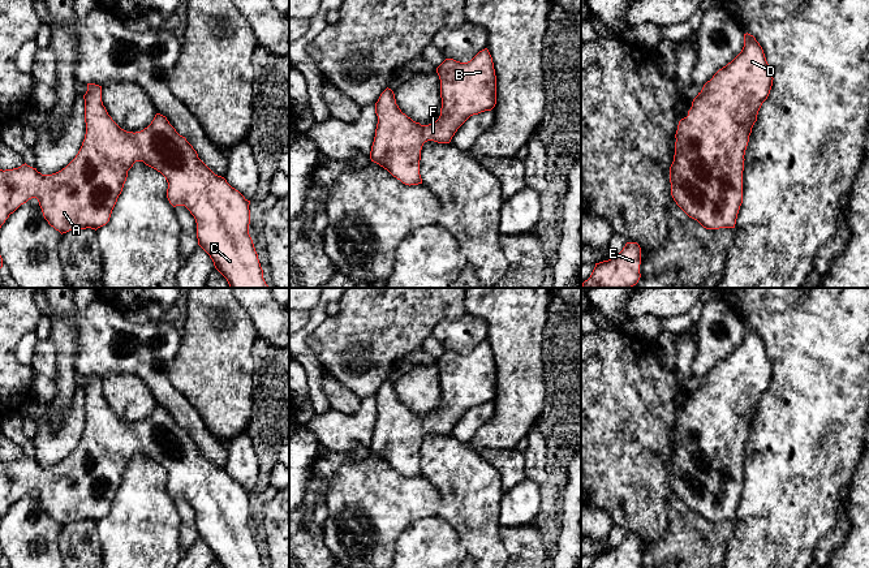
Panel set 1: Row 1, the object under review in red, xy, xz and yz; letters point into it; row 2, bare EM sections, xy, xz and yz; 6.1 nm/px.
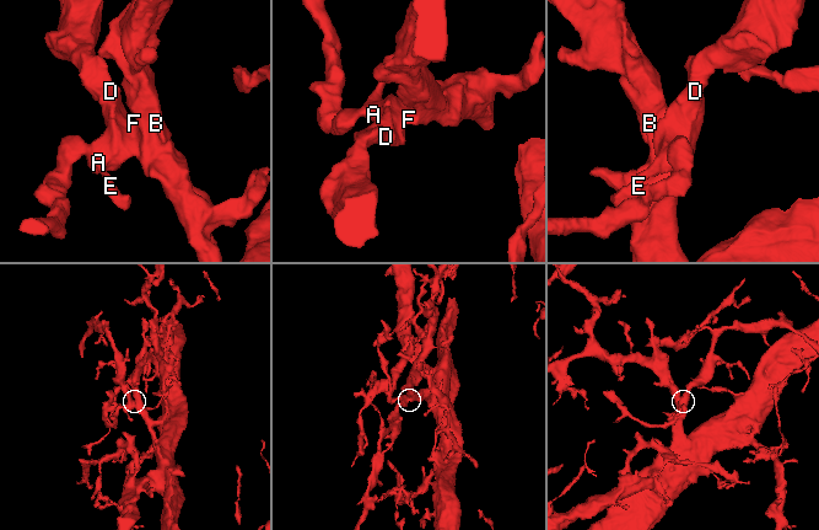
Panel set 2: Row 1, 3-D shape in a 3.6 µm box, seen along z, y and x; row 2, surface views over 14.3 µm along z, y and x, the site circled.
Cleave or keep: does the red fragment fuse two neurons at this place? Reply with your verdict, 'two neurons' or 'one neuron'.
one neuron

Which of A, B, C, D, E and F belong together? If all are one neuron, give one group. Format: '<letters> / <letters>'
A B C D E F

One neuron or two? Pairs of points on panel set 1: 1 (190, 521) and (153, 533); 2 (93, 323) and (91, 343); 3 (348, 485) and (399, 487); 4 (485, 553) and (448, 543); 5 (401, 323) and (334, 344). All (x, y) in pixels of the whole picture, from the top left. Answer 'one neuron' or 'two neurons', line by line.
1: two neurons
2: one neuron
3: one neuron
4: two neurons
5: one neuron

